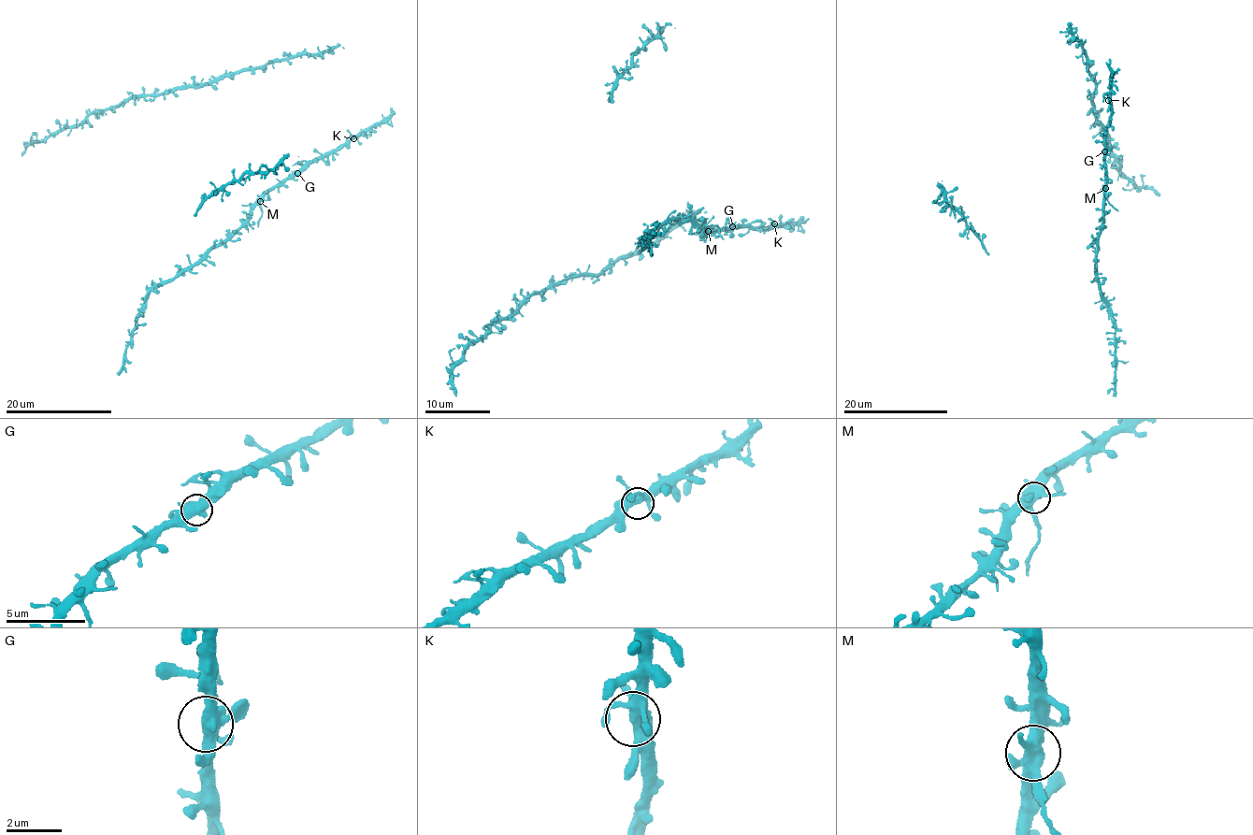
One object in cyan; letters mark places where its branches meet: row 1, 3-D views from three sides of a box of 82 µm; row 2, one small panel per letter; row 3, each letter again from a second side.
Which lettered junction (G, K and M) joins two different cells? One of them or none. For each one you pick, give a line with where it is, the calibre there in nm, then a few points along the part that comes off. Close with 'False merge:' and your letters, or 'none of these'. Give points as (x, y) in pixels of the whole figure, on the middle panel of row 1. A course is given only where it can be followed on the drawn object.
M: at (708, 231); 500 nm thick; foreign part runs (709, 231), (716, 229), (723, 238)
False merge: M

